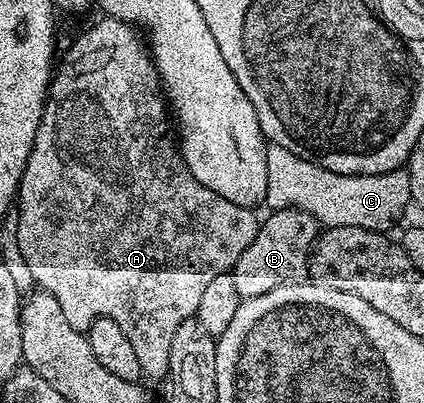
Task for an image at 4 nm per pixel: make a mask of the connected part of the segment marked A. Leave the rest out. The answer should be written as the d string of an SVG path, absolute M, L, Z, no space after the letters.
M99 18L99 21L97 21L92 28L85 29L84 32L72 42L71 49L67 52L67 60L68 64L63 64L60 68L58 65L57 71L54 73L47 99L43 106L43 117L41 118L39 129L35 135L35 145L31 147L31 153L29 154L27 165L23 171L23 177L19 183L19 191L17 193L17 211L19 214L19 221L17 222L17 242L19 243L19 249L25 258L26 264L29 266L29 271L33 274L36 285L38 285L42 291L53 294L53 298L57 298L57 303L60 304L62 312L65 313L65 319L68 320L69 326L73 326L73 330L86 333L87 329L91 326L91 321L97 318L113 318L113 322L117 322L117 326L121 326L121 331L124 332L125 338L129 338L134 352L137 353L137 362L141 362L141 370L143 371L144 377L146 377L148 381L150 379L162 381L169 370L169 345L173 342L173 333L181 327L181 322L185 322L194 317L197 306L201 303L203 291L209 286L209 282L213 282L213 278L217 278L217 274L230 272L231 269L235 267L237 258L241 258L241 254L245 254L245 246L249 246L249 242L253 242L253 238L257 234L261 220L260 217L257 218L254 216L256 213L252 211L252 209L242 208L233 202L225 202L225 198L221 198L221 194L213 194L213 190L201 186L201 182L197 182L197 178L193 178L189 166L183 160L183 154L179 150L176 137L173 135L172 125L169 123L169 108L165 103L164 97L161 95L159 72L155 68L154 60L151 59L151 54L148 45L145 43L144 37L140 35L132 25L127 24L124 20Z

